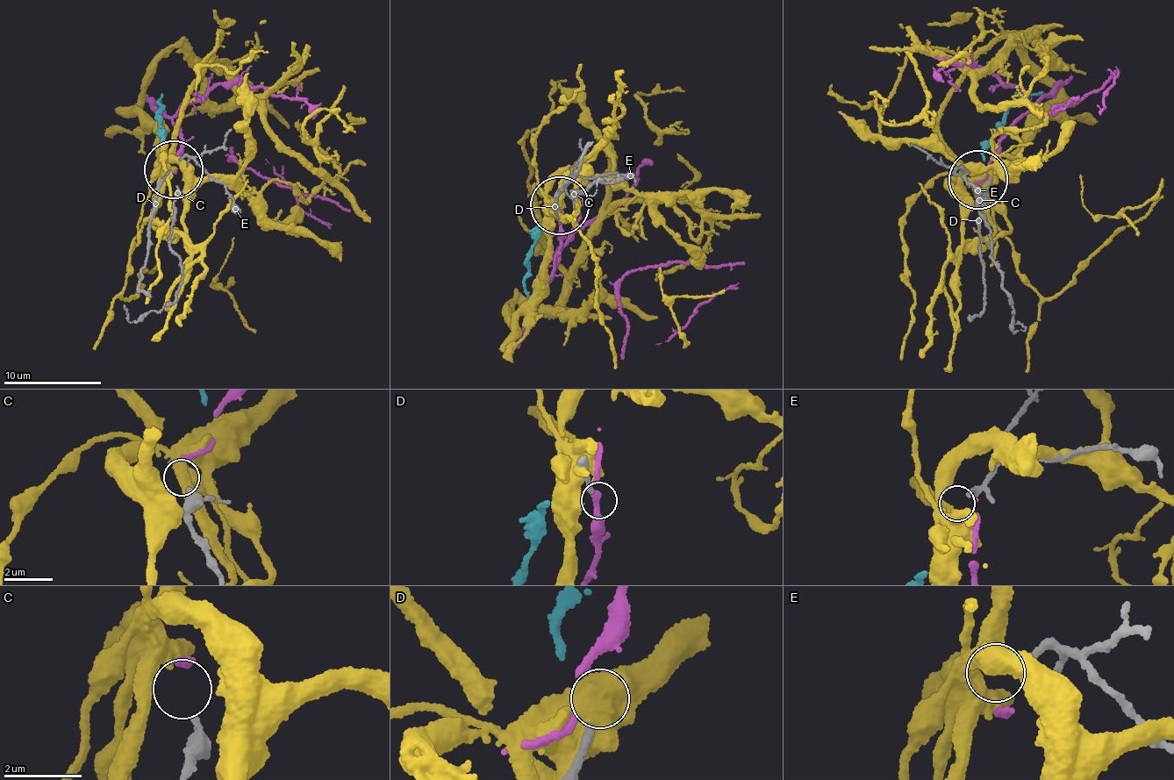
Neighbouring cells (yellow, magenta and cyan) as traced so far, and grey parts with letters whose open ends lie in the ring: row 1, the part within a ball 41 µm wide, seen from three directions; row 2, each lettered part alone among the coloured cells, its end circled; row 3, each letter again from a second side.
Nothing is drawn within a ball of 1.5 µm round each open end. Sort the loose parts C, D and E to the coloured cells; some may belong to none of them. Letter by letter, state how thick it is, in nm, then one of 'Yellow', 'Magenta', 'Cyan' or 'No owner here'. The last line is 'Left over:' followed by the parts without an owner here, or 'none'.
C: Thickness 280 nm. No owner here
D: Thickness 180 nm. No owner here
E: Thickness 200 nm. No owner here
Left over: C, D, E

